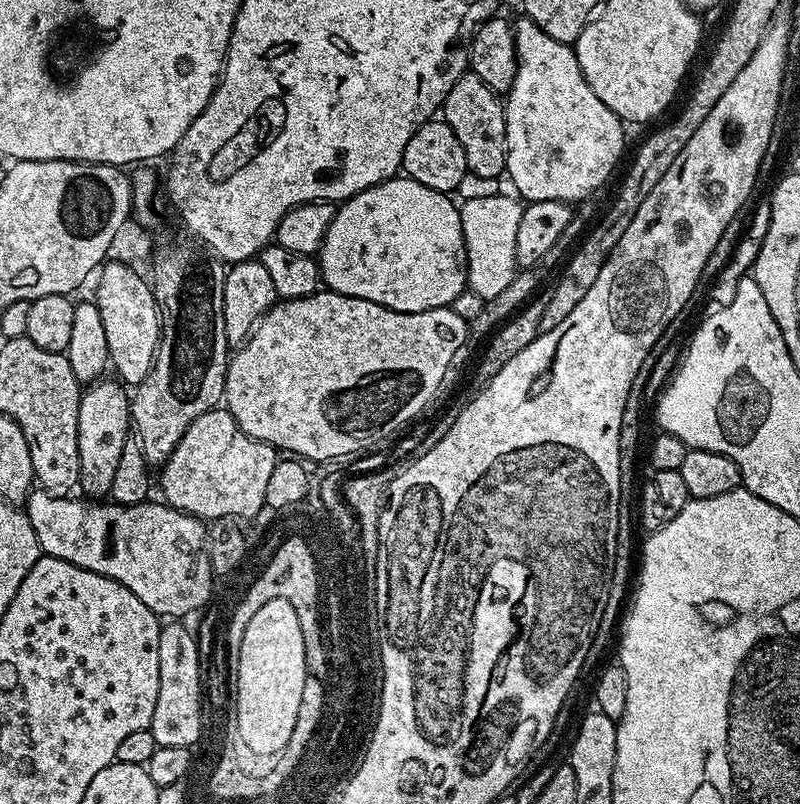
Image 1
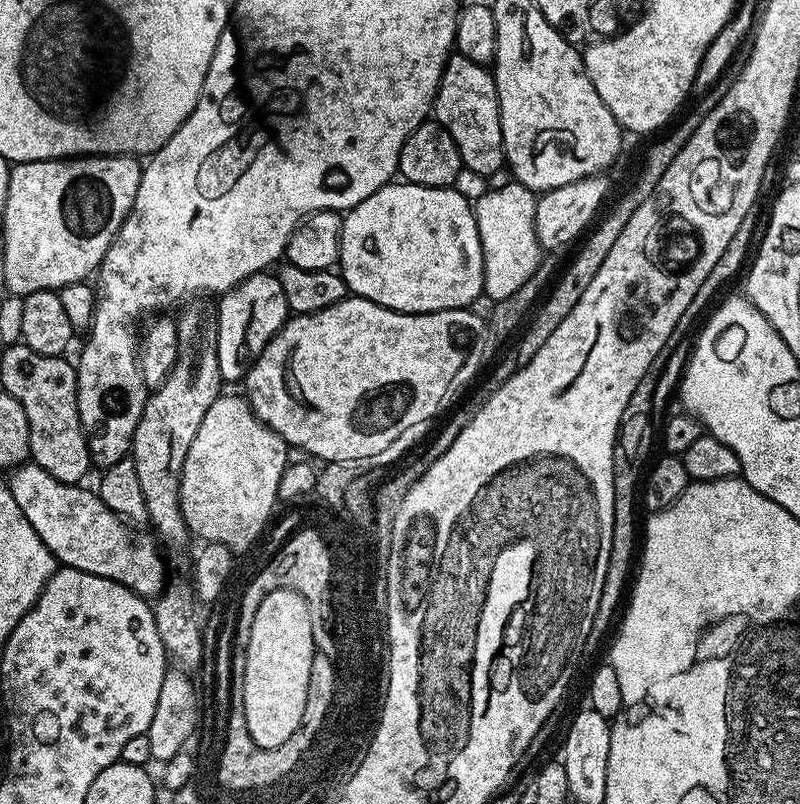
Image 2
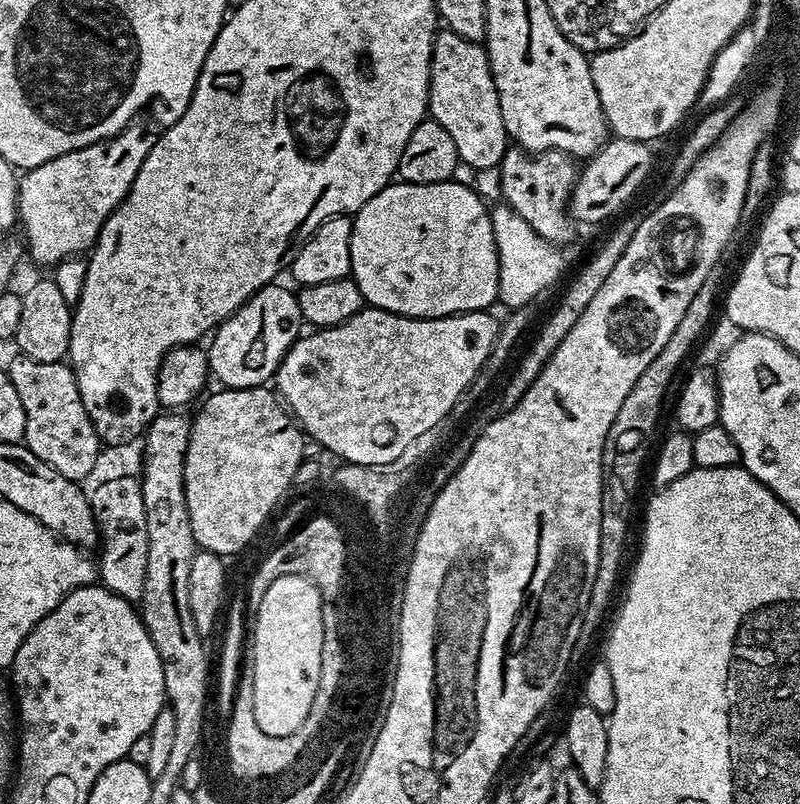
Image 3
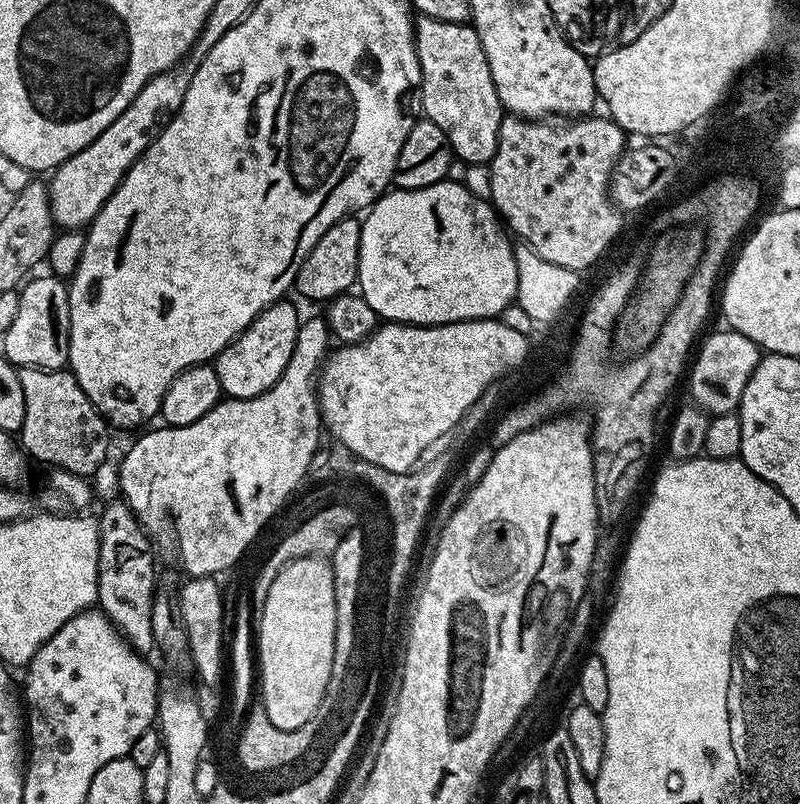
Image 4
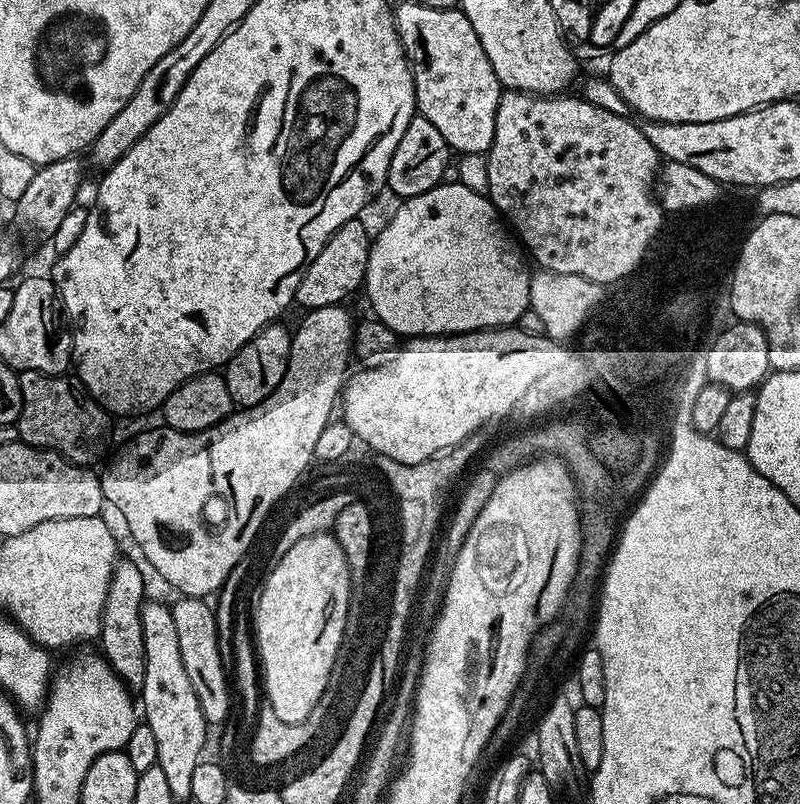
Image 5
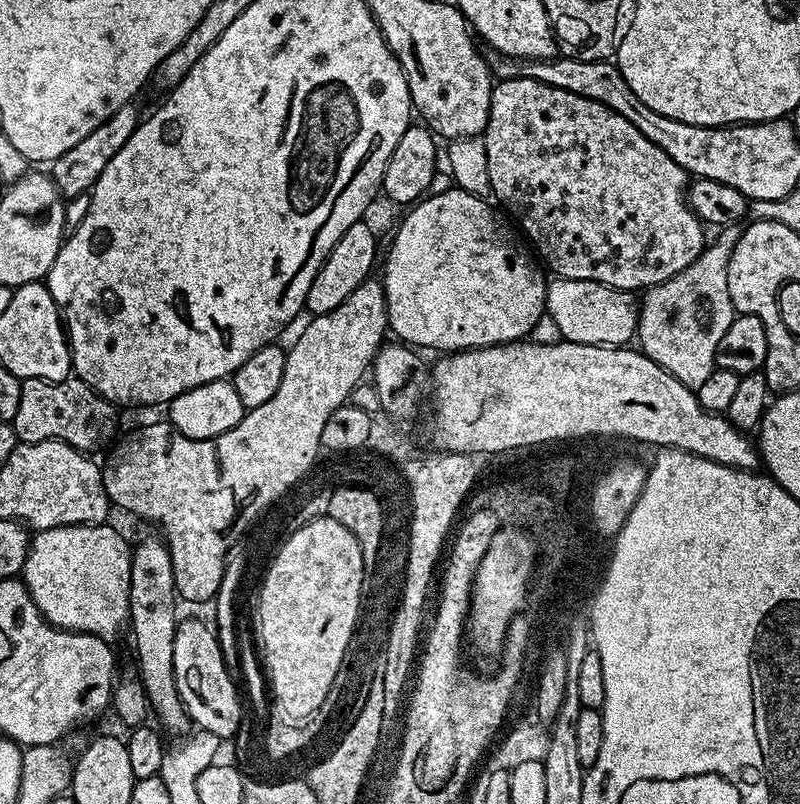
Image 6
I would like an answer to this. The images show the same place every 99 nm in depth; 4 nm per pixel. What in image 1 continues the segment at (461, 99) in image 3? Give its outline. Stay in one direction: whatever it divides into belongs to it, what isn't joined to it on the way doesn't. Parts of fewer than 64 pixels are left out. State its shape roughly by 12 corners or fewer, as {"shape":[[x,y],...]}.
{"shape":[[478,74],[454,82],[442,119],[470,172],[505,175],[504,105]]}

